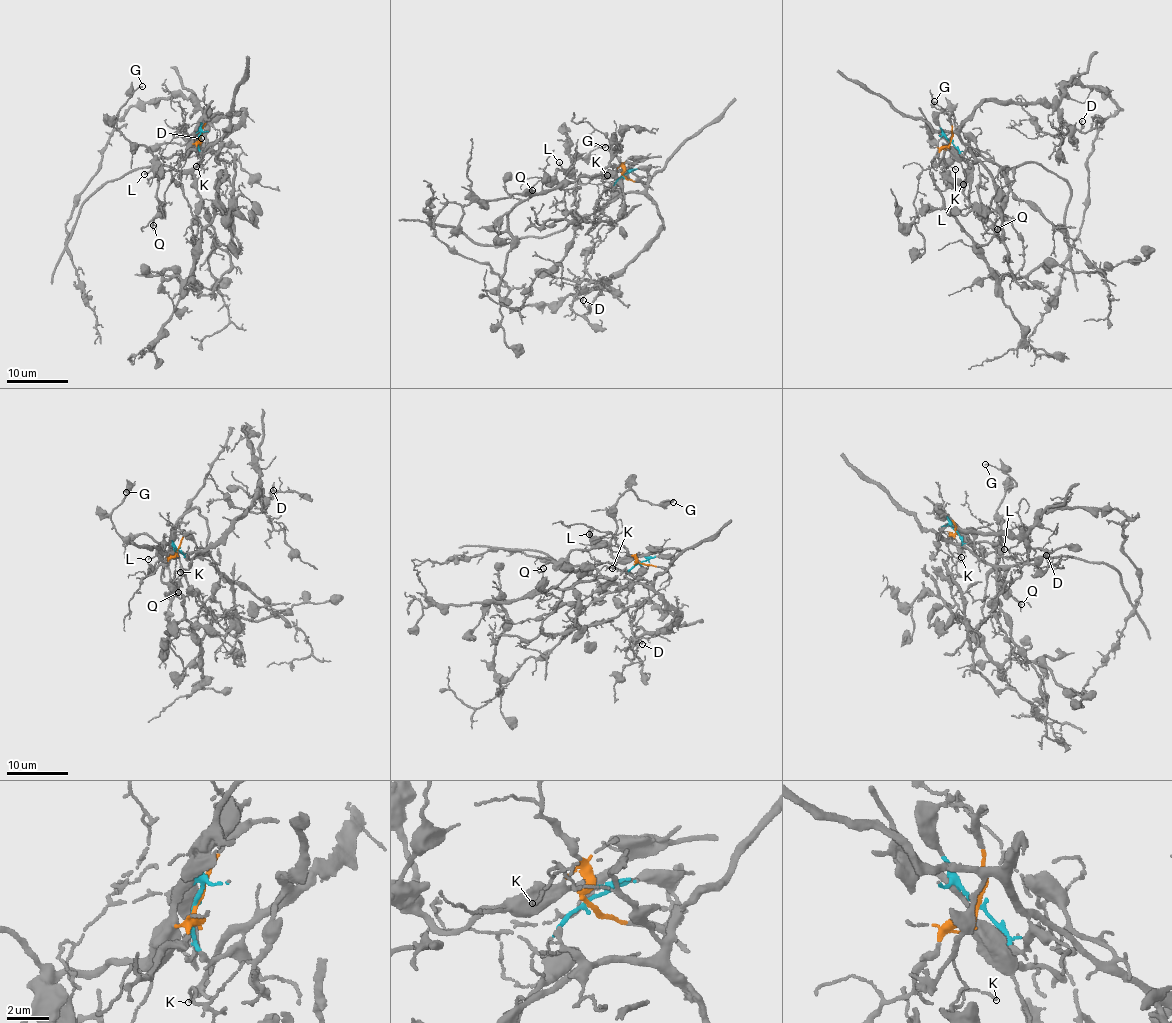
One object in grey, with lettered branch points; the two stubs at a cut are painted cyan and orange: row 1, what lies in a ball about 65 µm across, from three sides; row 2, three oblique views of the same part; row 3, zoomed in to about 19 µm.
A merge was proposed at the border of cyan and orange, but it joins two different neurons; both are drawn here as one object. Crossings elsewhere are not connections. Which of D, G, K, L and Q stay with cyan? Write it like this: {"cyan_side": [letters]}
{"cyan_side": ["D", "K"]}

